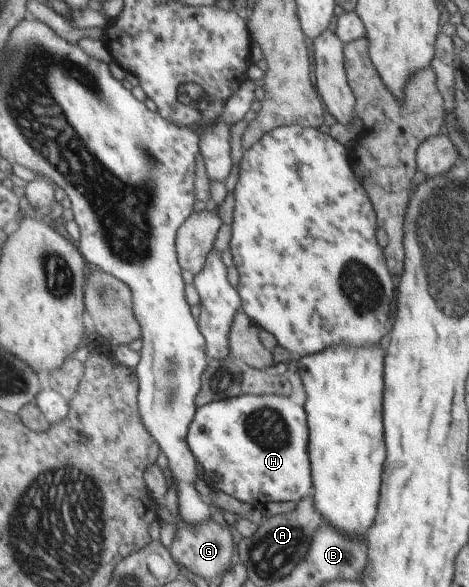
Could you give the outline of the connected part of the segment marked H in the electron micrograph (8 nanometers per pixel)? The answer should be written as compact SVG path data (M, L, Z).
M240 392L235 397L200 406L186 441L202 466L207 489L261 510L274 500L298 503L300 498L313 494L308 435L303 406L288 397Z

